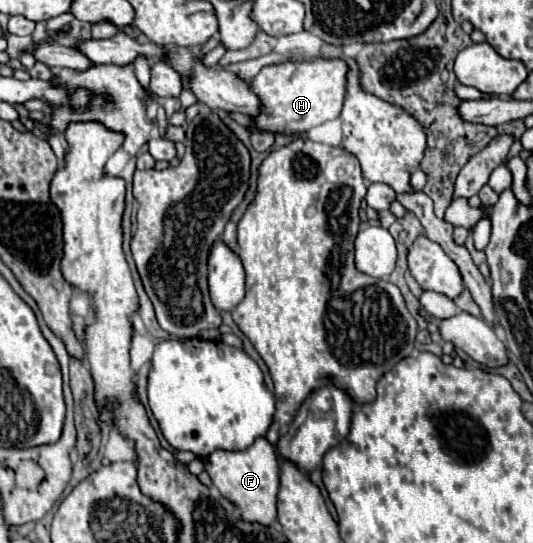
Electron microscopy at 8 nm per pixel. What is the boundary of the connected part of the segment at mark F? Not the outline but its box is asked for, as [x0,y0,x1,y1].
[205,436,279,524]

